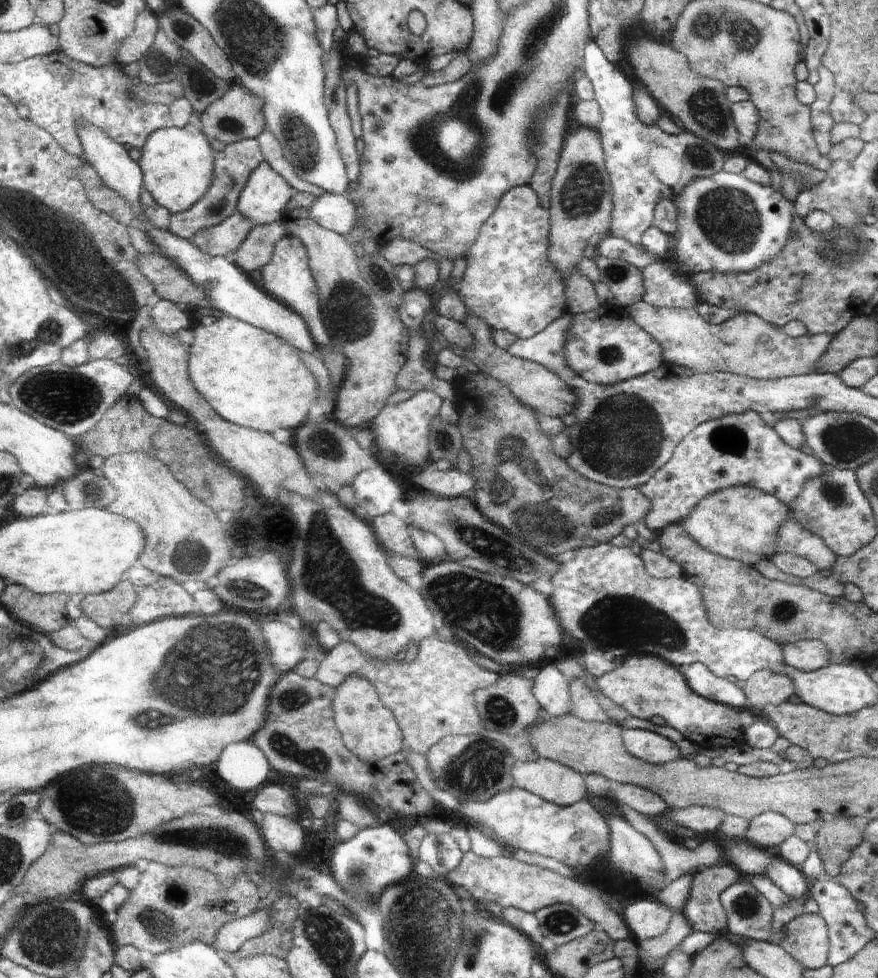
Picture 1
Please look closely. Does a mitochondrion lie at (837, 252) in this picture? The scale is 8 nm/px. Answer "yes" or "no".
yes

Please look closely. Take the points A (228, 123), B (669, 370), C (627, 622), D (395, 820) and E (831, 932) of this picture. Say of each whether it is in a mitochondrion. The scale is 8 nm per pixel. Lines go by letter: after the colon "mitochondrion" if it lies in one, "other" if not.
A: mitochondrion
B: other
C: mitochondrion
D: other
E: other

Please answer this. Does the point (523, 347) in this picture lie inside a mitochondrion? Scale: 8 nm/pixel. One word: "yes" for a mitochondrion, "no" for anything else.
no

